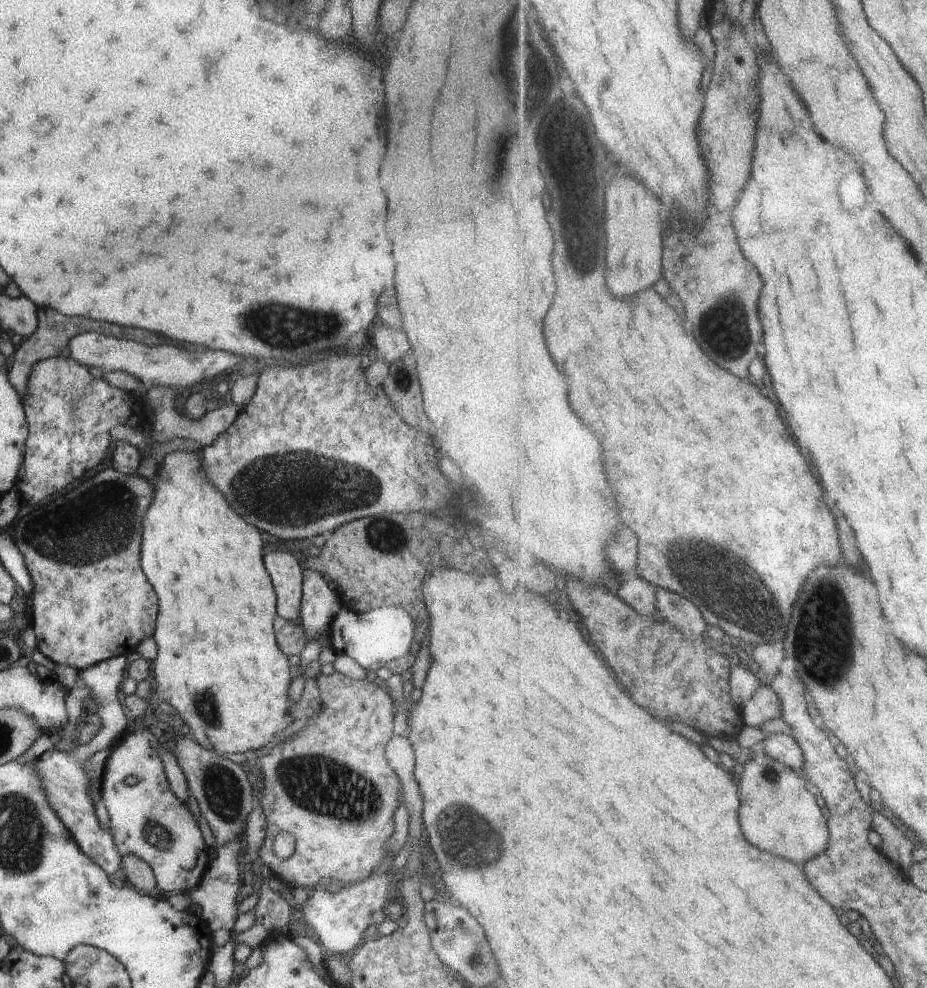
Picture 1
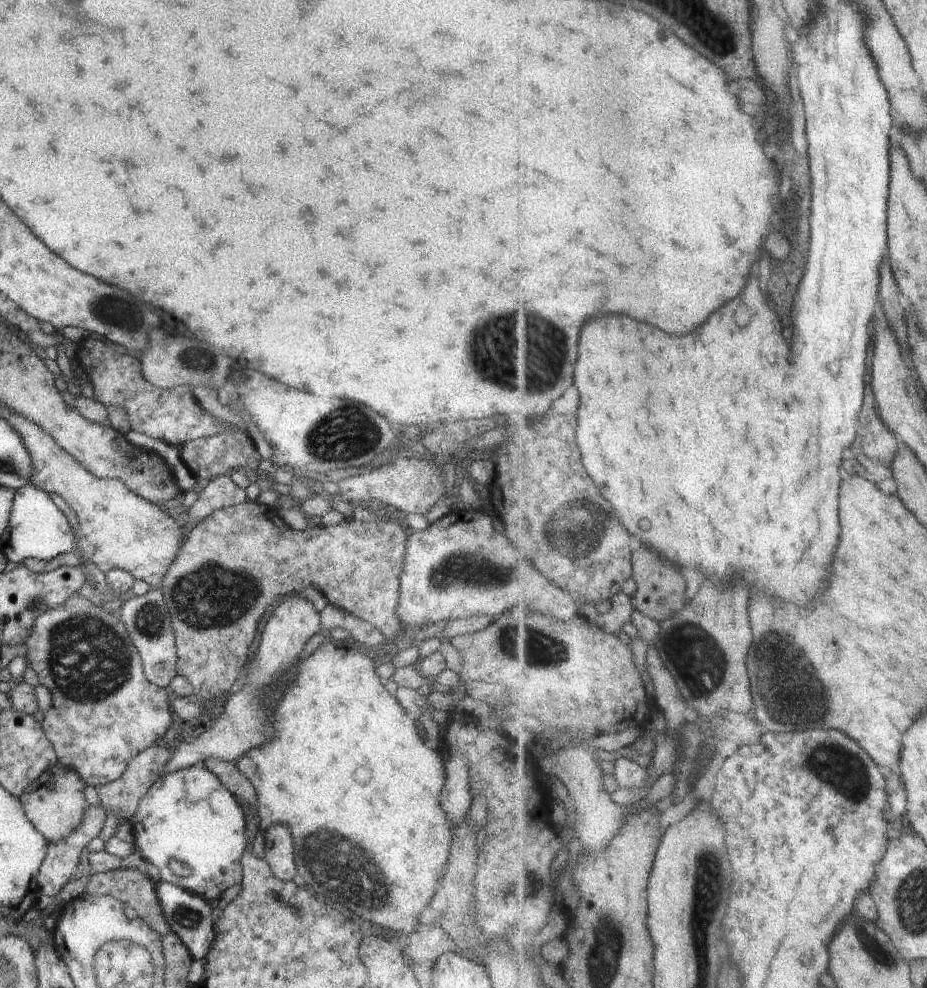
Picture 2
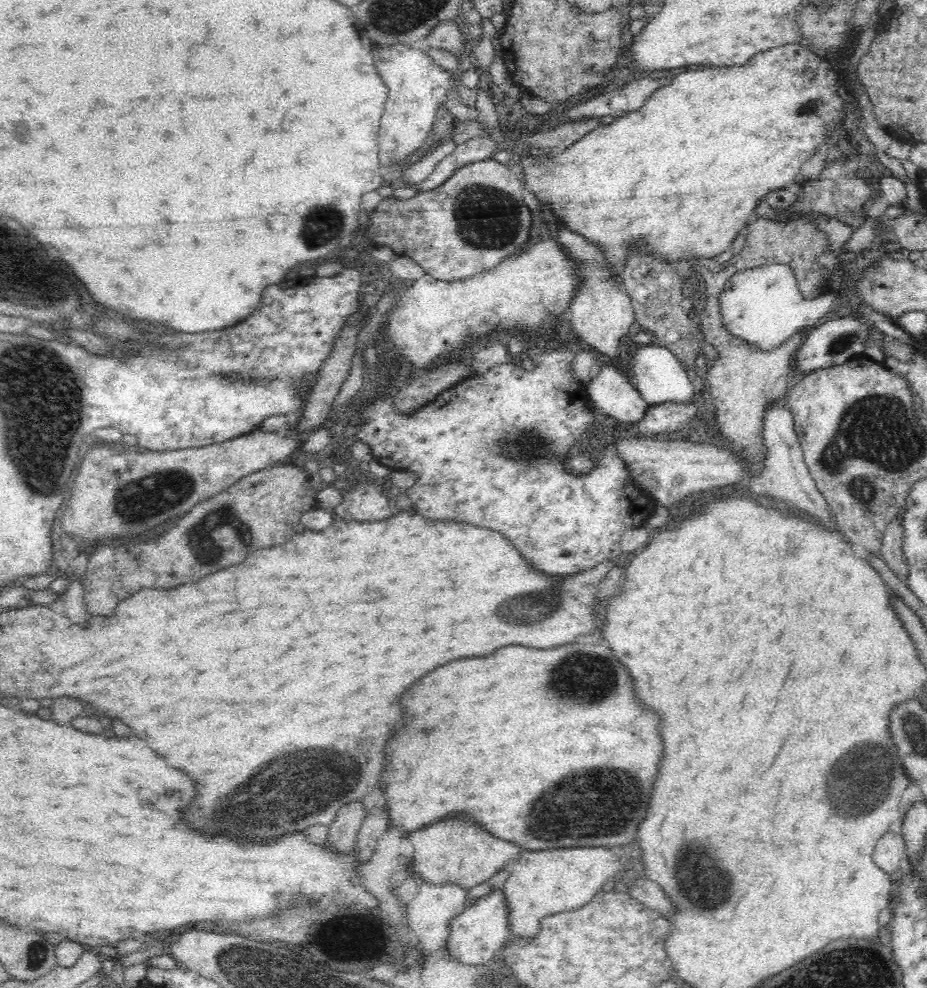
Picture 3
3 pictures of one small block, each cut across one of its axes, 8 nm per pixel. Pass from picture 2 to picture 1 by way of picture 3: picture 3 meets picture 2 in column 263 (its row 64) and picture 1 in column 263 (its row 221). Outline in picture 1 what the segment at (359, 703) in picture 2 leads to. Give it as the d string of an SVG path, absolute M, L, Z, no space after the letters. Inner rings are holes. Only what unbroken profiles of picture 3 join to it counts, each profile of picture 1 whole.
M176 451L166 455L162 461L159 461L158 470L152 483L152 494L154 500L148 508L146 520L144 520L144 542L142 542L142 570L148 578L148 582L152 584L152 588L158 594L160 600L160 612L158 612L158 622L156 622L156 638L157 655L154 660L154 678L156 679L156 688L154 701L168 702L182 716L182 720L188 724L190 732L196 742L200 743L202 748L206 747L212 752L219 755L240 754L247 750L258 750L269 746L270 742L277 739L277 735L282 730L286 730L294 721L290 716L290 696L288 696L288 688L292 682L290 676L290 662L288 657L280 648L278 642L274 638L274 618L277 617L276 612L276 594L274 594L274 586L272 580L264 568L264 558L262 558L262 538L260 532L250 526L248 522L244 522L228 504L226 500L216 492L216 488L210 484L208 476L205 474L204 466L202 466L201 453L192 451Z

